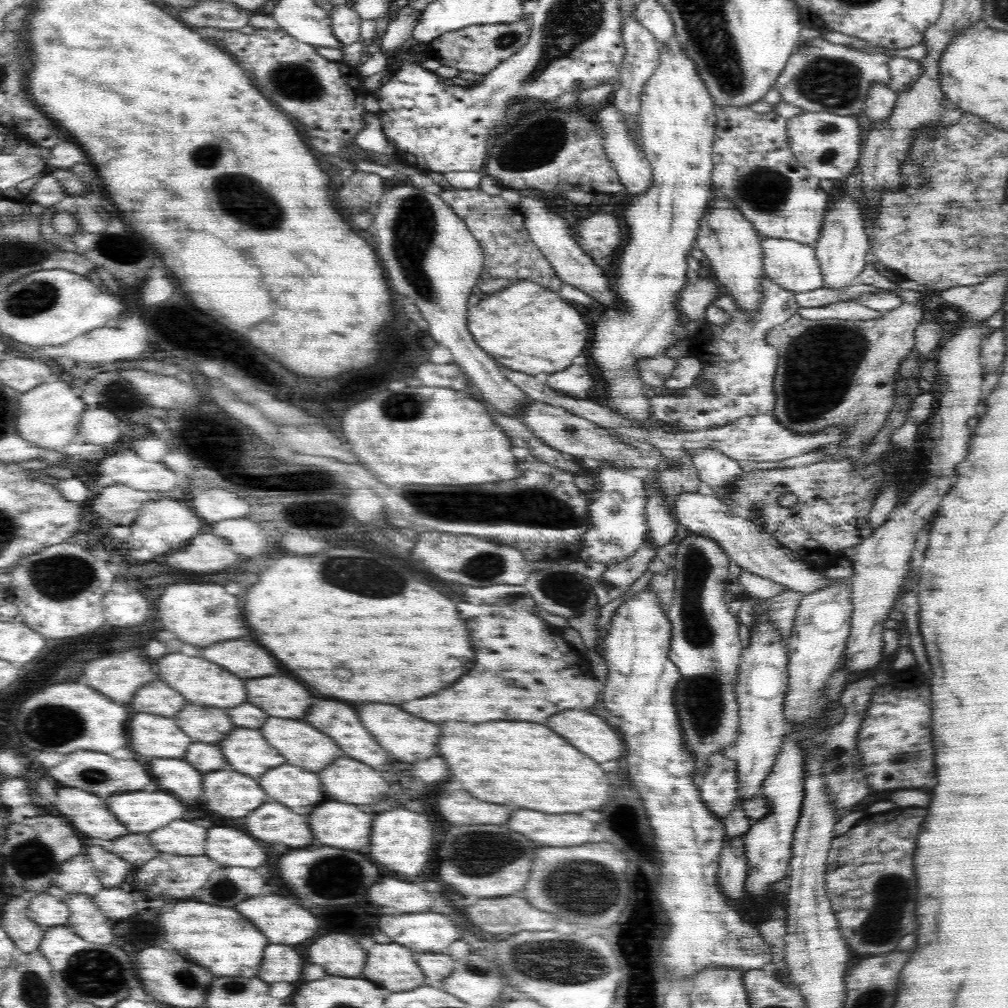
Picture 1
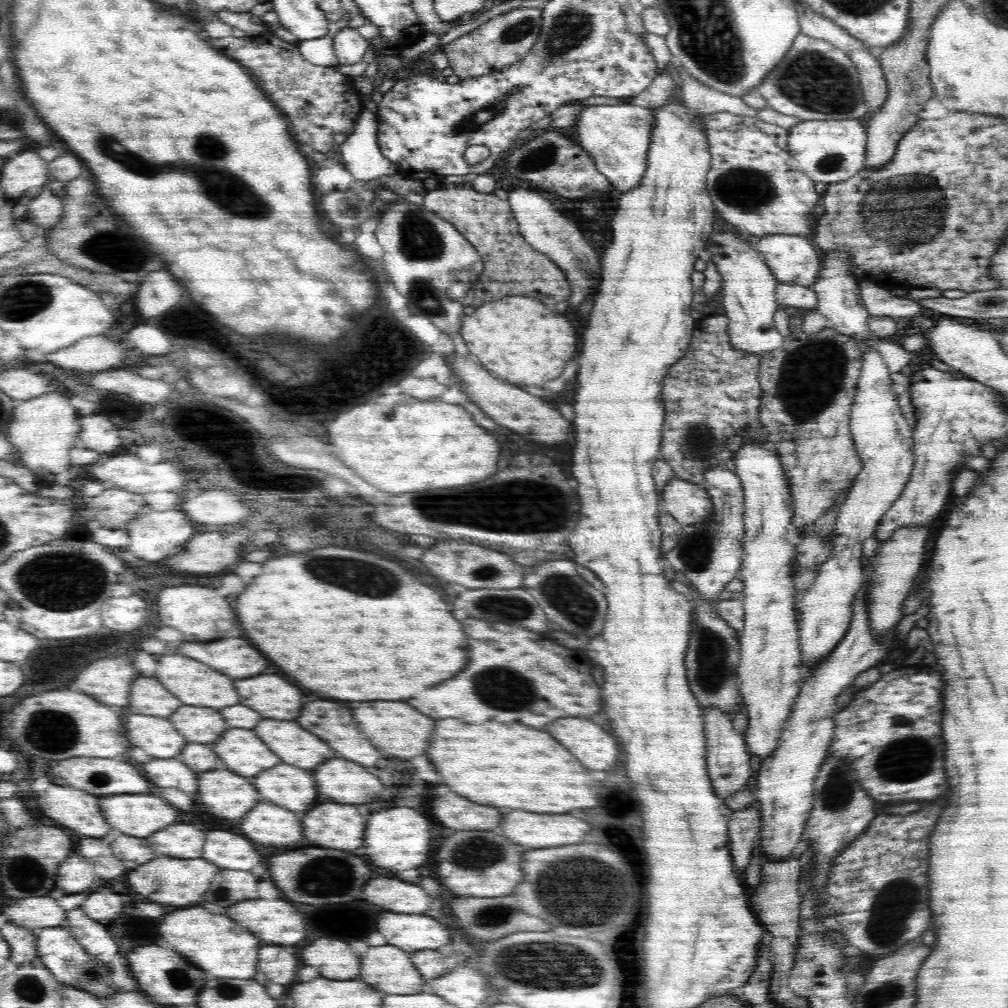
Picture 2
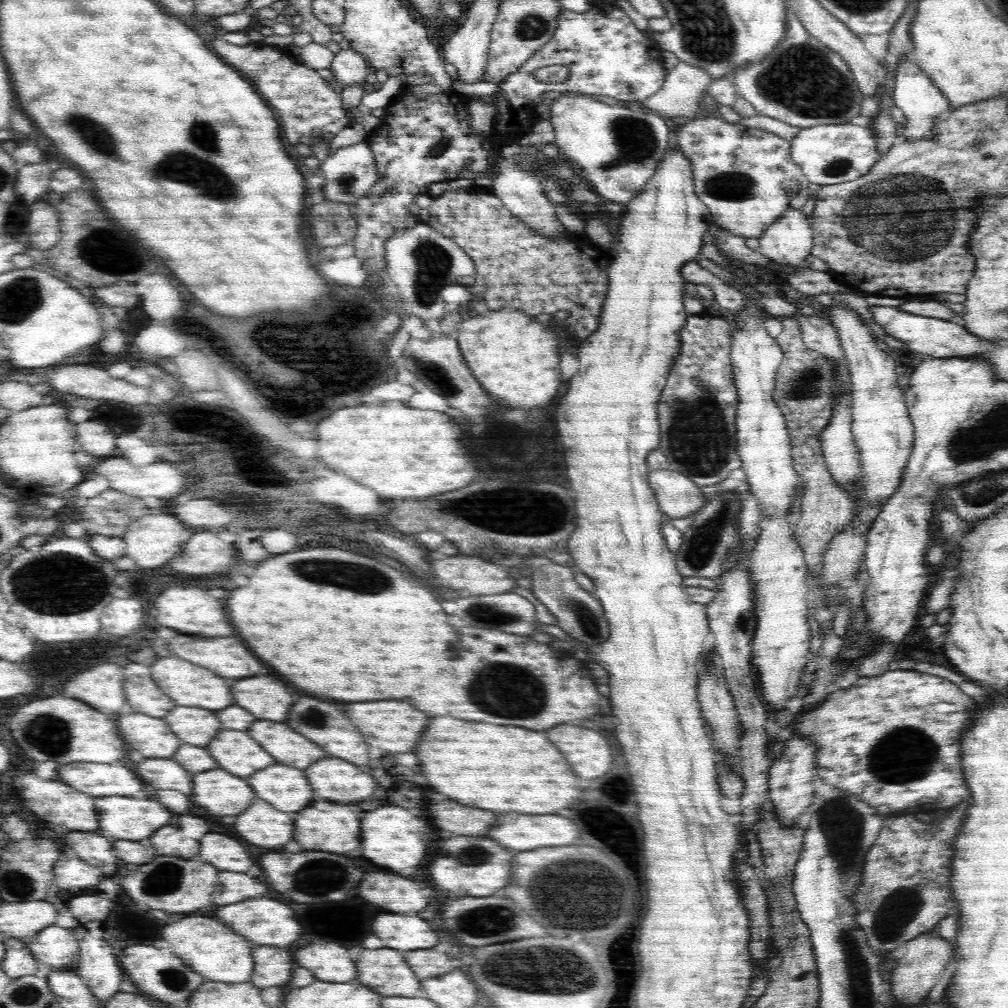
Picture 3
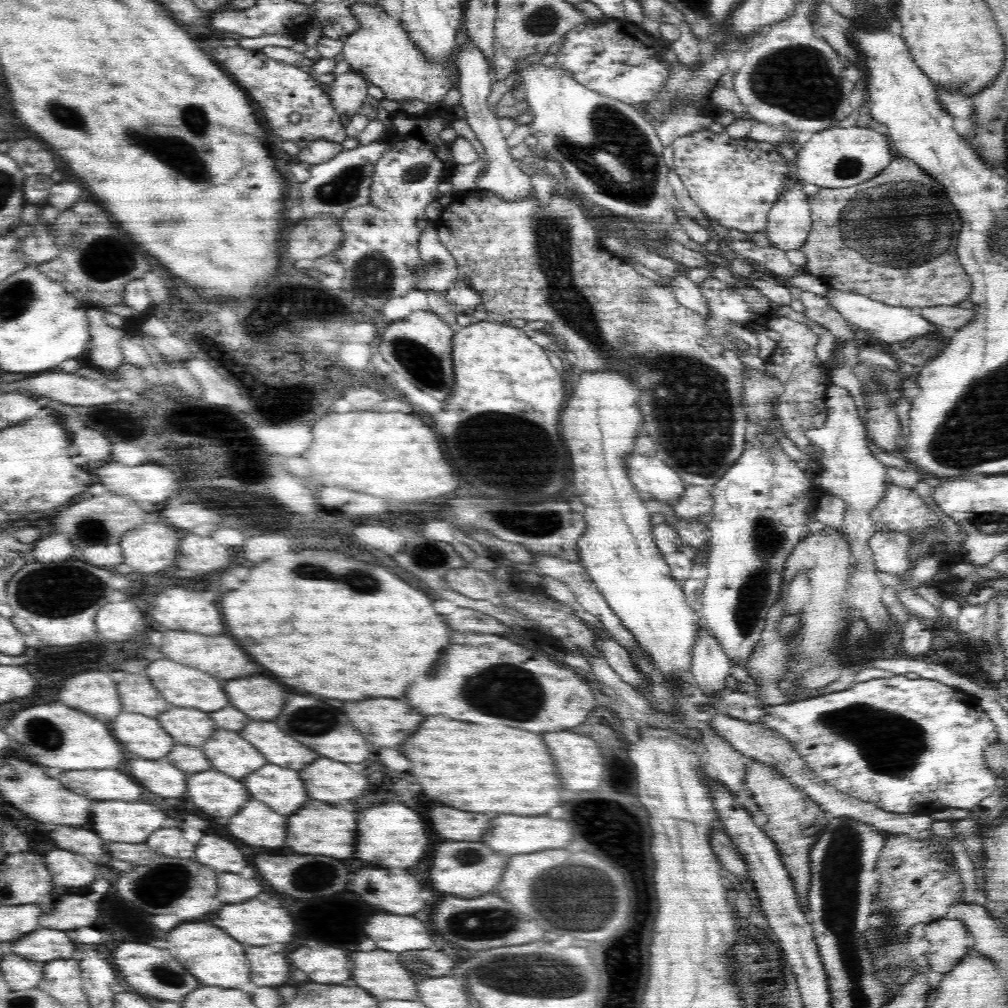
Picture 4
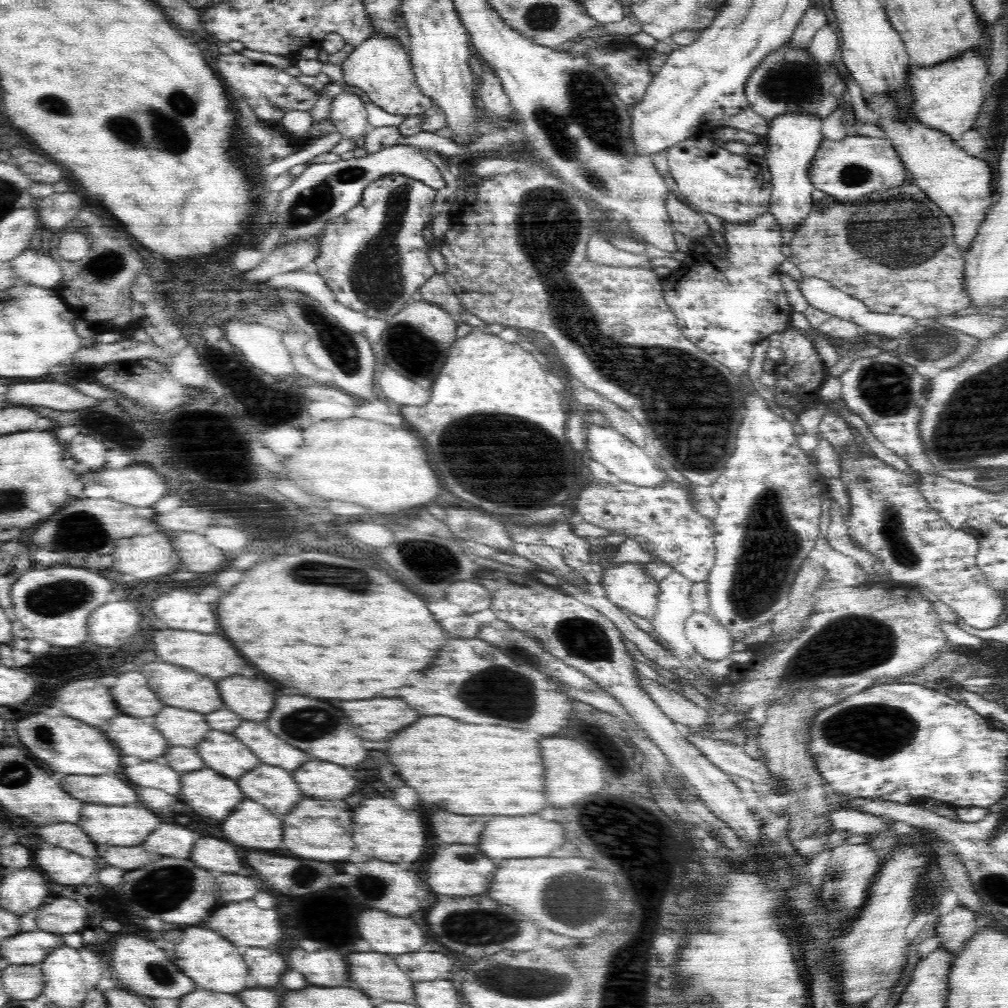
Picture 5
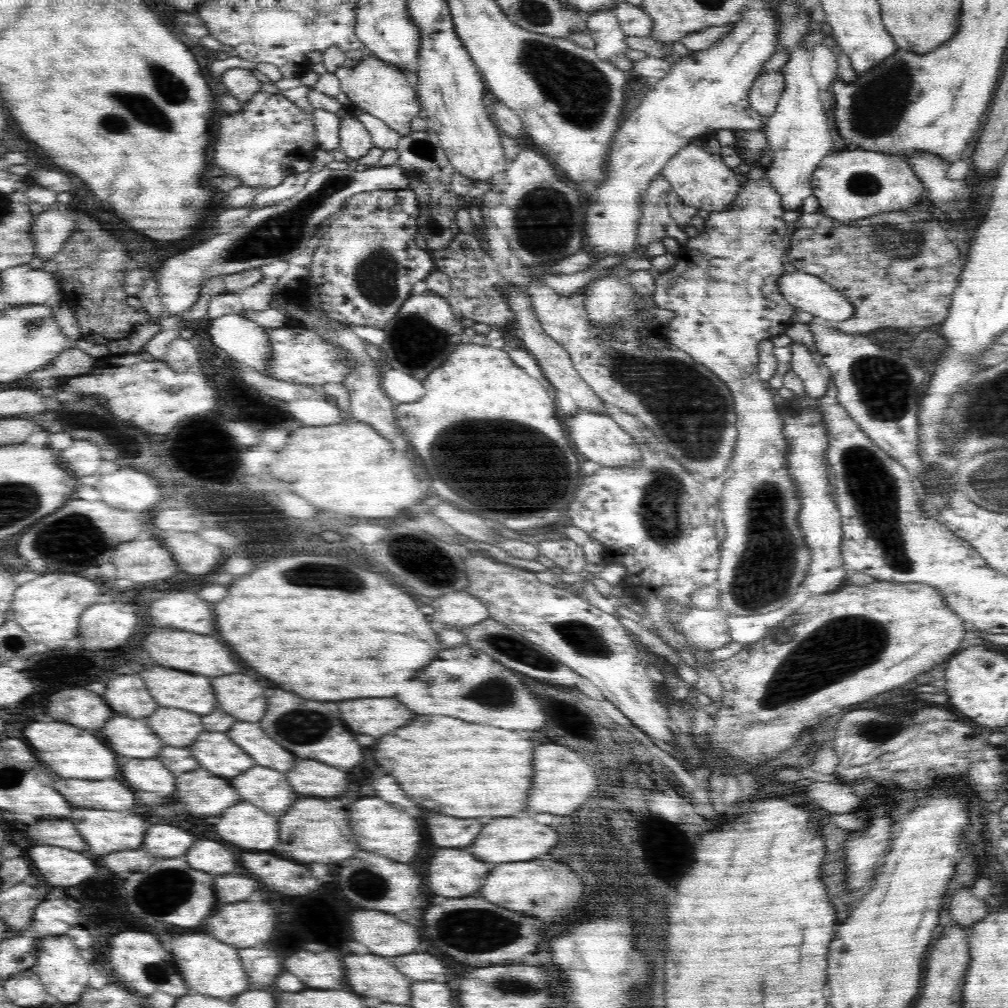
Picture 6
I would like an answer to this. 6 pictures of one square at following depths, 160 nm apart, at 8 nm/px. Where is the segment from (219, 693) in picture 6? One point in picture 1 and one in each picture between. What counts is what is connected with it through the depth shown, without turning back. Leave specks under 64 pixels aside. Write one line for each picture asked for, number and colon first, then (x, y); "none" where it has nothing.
1: (281, 696)
2: (269, 694)
3: (264, 696)
4: (259, 697)
5: (253, 699)

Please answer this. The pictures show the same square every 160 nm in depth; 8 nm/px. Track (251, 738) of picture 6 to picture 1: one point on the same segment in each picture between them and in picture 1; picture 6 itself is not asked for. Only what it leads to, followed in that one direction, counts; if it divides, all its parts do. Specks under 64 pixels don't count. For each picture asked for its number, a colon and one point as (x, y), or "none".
1: (303, 746)
2: (295, 746)
3: (287, 746)
4: (277, 746)
5: (270, 749)

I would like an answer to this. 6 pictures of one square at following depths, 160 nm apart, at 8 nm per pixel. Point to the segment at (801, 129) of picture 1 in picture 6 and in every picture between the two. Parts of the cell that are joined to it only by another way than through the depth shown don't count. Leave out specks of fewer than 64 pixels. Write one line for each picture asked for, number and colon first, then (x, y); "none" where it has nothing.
2: (827, 151)
3: (827, 154)
4: (834, 157)
5: (848, 169)
6: (850, 184)

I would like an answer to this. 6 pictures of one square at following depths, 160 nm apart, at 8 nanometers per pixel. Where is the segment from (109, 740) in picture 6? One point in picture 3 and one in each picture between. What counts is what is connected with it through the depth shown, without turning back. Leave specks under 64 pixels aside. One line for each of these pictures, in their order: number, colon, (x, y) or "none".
3: (151, 736)
4: (141, 735)
5: (138, 736)

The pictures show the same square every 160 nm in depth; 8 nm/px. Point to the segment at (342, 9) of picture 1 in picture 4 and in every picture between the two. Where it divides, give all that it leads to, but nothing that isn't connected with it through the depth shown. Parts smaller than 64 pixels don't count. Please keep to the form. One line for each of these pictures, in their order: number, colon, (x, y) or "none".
2: (350, 47)
3: (349, 67)
4: (348, 92)

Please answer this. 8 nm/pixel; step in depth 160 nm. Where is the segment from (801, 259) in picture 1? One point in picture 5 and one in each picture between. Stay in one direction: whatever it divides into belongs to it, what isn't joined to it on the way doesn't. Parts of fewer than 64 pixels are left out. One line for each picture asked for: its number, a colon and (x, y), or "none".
2: (794, 259)
3: (789, 240)
4: (789, 221)
5: (792, 140)

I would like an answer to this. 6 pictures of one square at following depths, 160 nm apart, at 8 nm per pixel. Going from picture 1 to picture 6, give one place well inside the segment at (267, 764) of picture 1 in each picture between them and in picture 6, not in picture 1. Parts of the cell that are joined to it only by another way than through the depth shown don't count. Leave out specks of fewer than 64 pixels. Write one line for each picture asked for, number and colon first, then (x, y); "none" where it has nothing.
2: (242, 751)
3: (235, 751)
4: (229, 752)
5: (221, 752)
6: (215, 752)

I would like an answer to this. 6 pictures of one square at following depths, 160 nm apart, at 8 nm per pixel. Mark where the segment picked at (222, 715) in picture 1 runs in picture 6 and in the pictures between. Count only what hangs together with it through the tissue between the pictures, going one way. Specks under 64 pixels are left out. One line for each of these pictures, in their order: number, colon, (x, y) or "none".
2: (202, 725)
3: (198, 727)
4: (192, 727)
5: (181, 727)
6: (175, 727)

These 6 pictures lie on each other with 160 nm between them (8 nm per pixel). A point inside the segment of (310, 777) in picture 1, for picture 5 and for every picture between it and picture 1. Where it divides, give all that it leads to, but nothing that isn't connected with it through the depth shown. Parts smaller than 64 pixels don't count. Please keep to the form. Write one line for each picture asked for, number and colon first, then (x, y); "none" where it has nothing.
2: (289, 787)
3: (286, 788)
4: (282, 788)
5: (269, 785)

